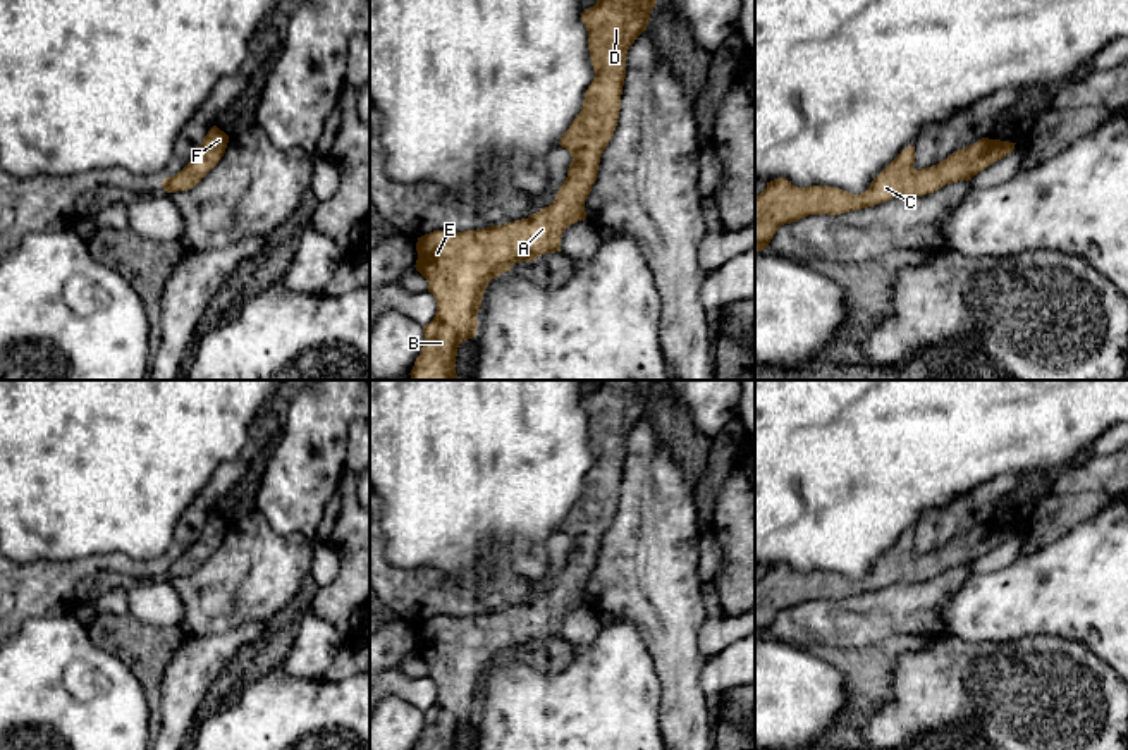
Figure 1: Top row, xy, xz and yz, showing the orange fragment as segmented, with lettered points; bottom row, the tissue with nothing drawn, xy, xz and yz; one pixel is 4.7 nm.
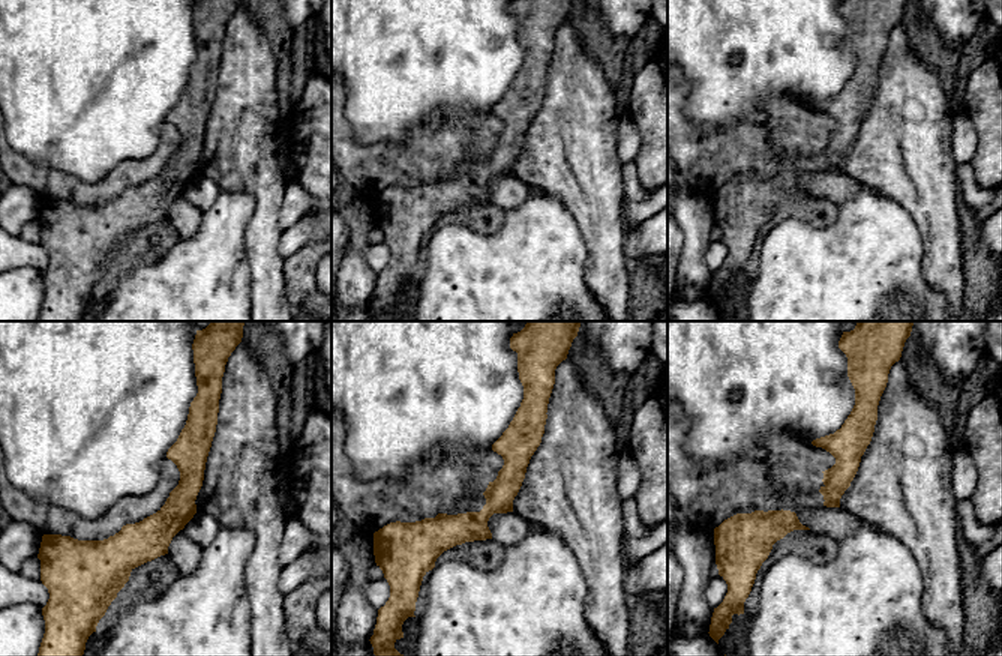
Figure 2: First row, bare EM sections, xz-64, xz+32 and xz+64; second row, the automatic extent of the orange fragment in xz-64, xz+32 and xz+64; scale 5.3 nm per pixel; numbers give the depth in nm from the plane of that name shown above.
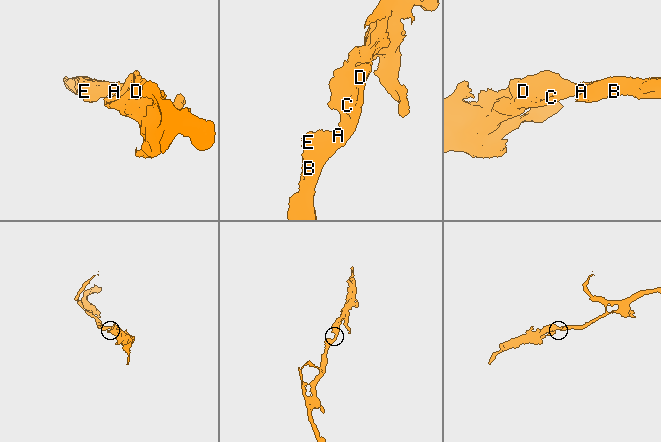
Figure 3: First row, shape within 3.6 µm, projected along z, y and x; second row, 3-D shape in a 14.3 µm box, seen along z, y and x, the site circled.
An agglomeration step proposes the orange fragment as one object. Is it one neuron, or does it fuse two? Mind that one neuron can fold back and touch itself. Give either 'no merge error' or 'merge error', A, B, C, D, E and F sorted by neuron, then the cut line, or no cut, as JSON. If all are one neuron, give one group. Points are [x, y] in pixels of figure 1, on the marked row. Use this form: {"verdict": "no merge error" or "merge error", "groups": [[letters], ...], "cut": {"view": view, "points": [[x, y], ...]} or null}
{"verdict": "no merge error", "groups": [["A", "B", "C", "D", "E", "F"]], "cut": null}

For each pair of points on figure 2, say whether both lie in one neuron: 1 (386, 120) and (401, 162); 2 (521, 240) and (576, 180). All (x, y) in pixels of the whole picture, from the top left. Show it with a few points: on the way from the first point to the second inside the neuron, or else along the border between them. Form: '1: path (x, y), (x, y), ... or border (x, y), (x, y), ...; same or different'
1: border (420, 140), (413, 131), (404, 141), (357, 141); different
2: border (533, 189), (557, 197), (569, 209), (579, 228); different

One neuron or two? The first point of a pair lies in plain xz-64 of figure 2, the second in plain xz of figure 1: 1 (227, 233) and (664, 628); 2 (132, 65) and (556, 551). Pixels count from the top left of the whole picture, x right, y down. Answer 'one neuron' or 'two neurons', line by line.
1: two neurons
2: two neurons

